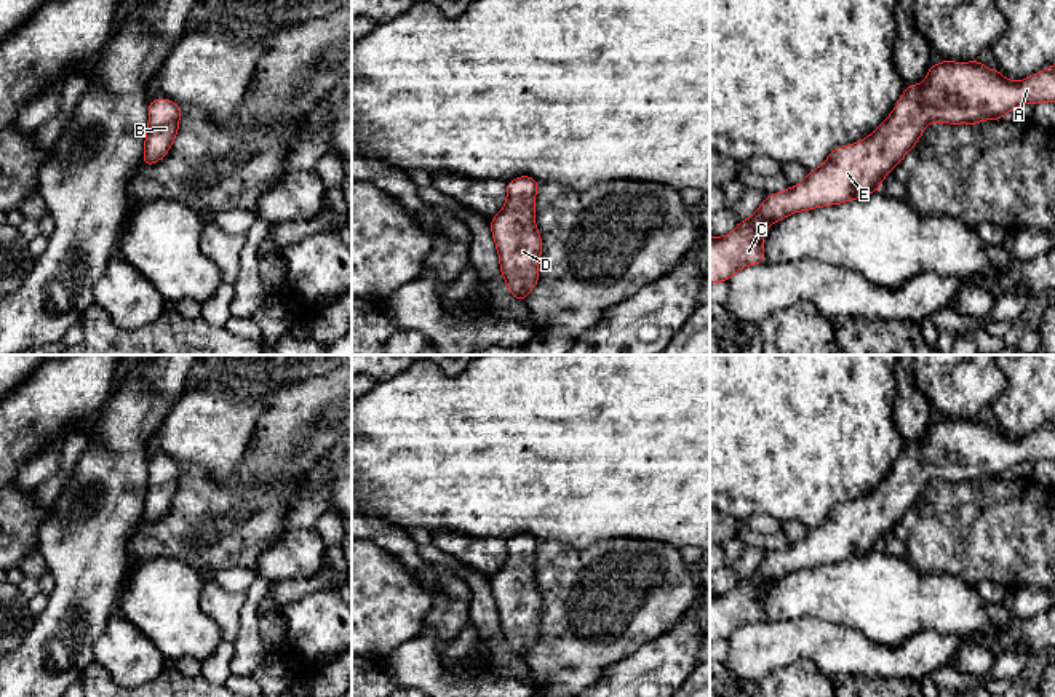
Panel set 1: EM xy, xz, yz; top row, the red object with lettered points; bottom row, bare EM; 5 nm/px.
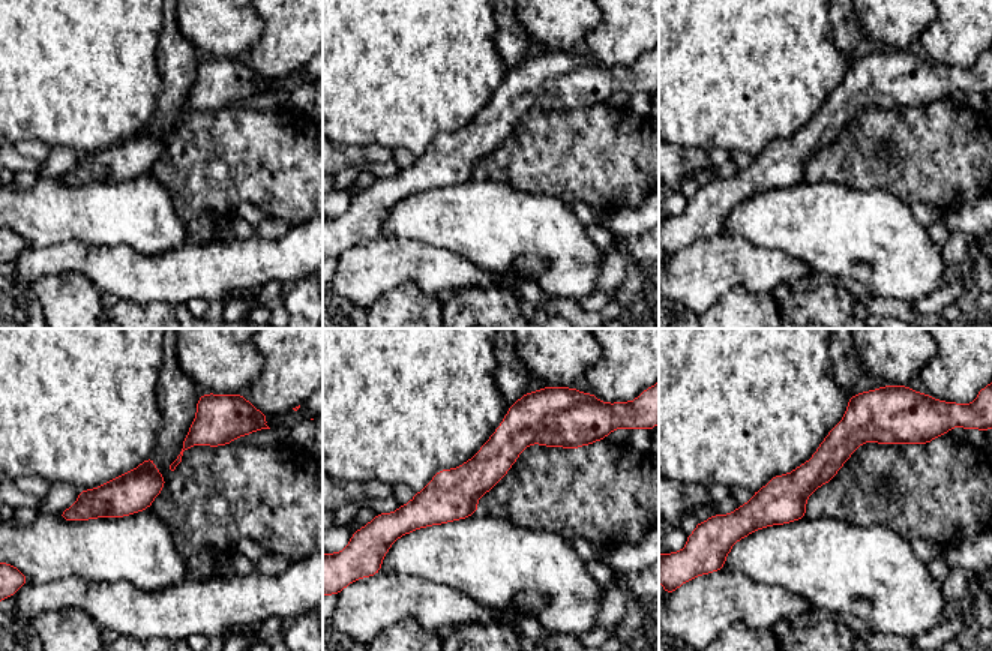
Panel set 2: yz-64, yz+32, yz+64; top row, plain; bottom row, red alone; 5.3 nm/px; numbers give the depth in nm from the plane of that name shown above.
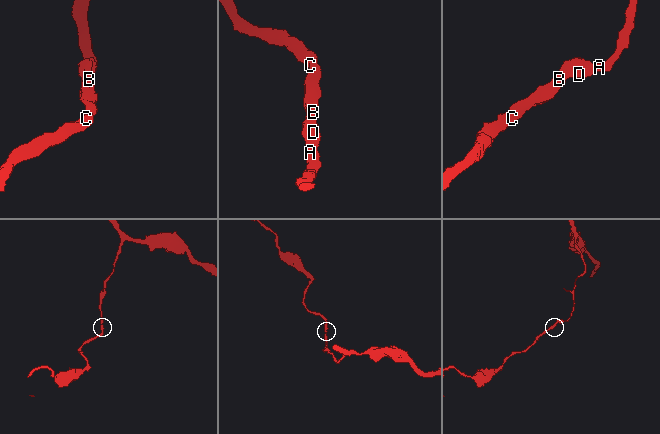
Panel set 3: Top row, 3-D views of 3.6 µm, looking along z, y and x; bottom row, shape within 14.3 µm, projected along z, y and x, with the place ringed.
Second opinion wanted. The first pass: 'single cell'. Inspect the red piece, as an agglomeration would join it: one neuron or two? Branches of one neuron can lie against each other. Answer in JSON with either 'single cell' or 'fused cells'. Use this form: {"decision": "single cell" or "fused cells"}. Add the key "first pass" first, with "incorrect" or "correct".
{"first pass": "correct", "decision": "single cell"}

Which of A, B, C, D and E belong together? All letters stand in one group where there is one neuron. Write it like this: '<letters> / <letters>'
A B C D E

